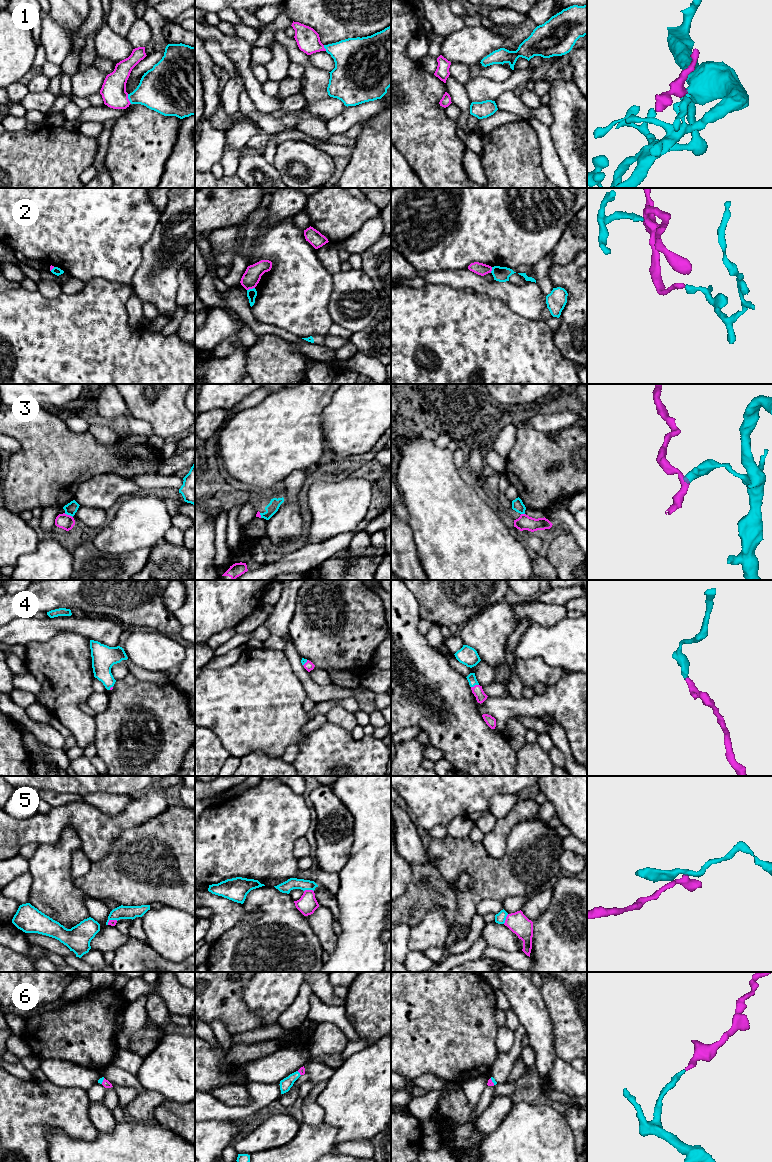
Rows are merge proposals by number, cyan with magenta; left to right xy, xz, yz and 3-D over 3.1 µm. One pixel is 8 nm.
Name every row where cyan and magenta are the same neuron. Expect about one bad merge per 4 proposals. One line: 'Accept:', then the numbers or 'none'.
Accept: 1, 4, 6

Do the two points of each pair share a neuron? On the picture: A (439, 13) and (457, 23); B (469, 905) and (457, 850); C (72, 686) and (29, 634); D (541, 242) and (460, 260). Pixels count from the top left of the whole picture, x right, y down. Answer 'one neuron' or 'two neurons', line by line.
A: one neuron
B: one neuron
C: two neurons
D: one neuron

